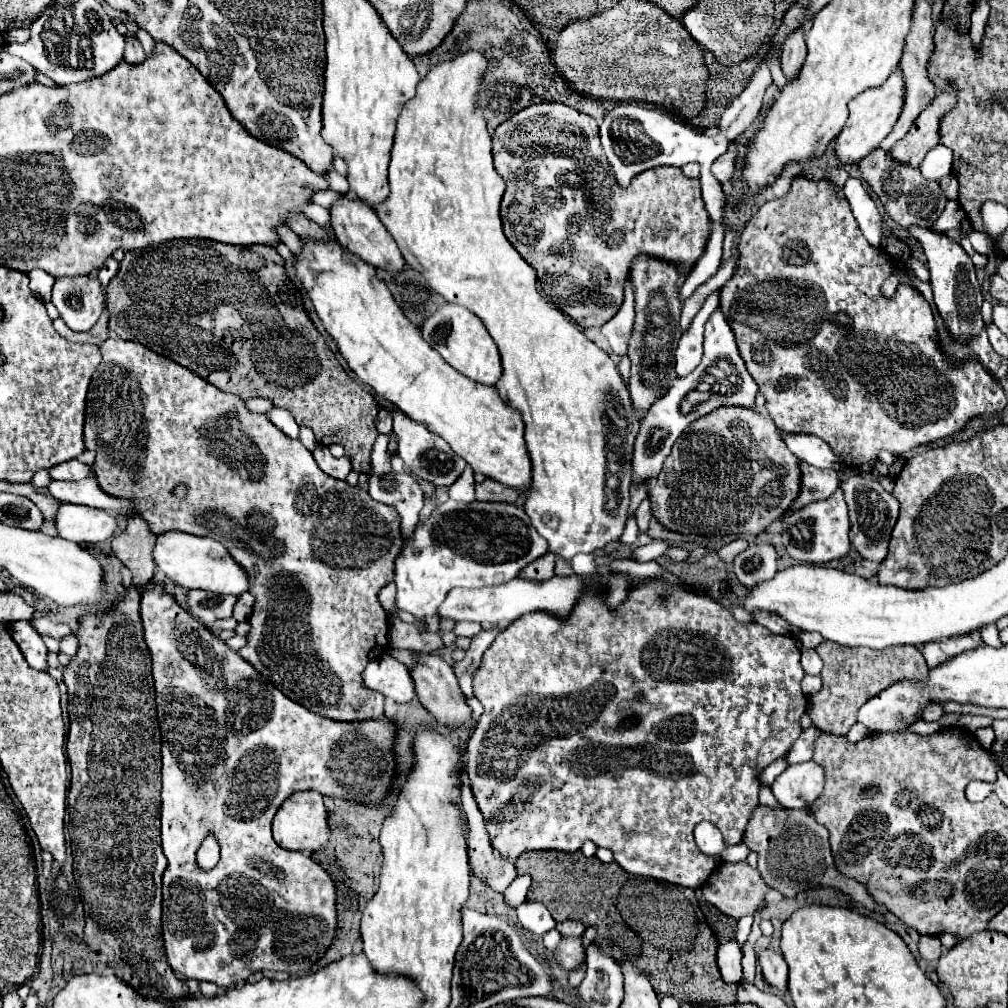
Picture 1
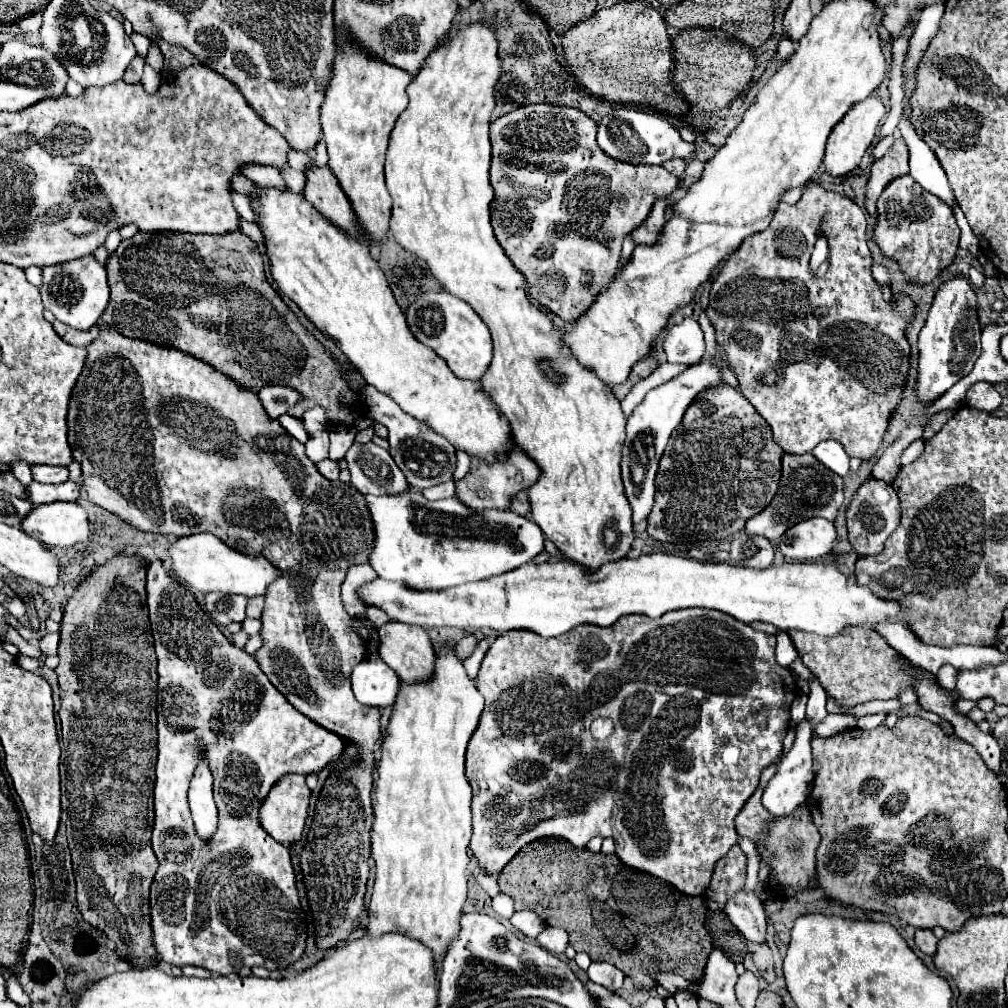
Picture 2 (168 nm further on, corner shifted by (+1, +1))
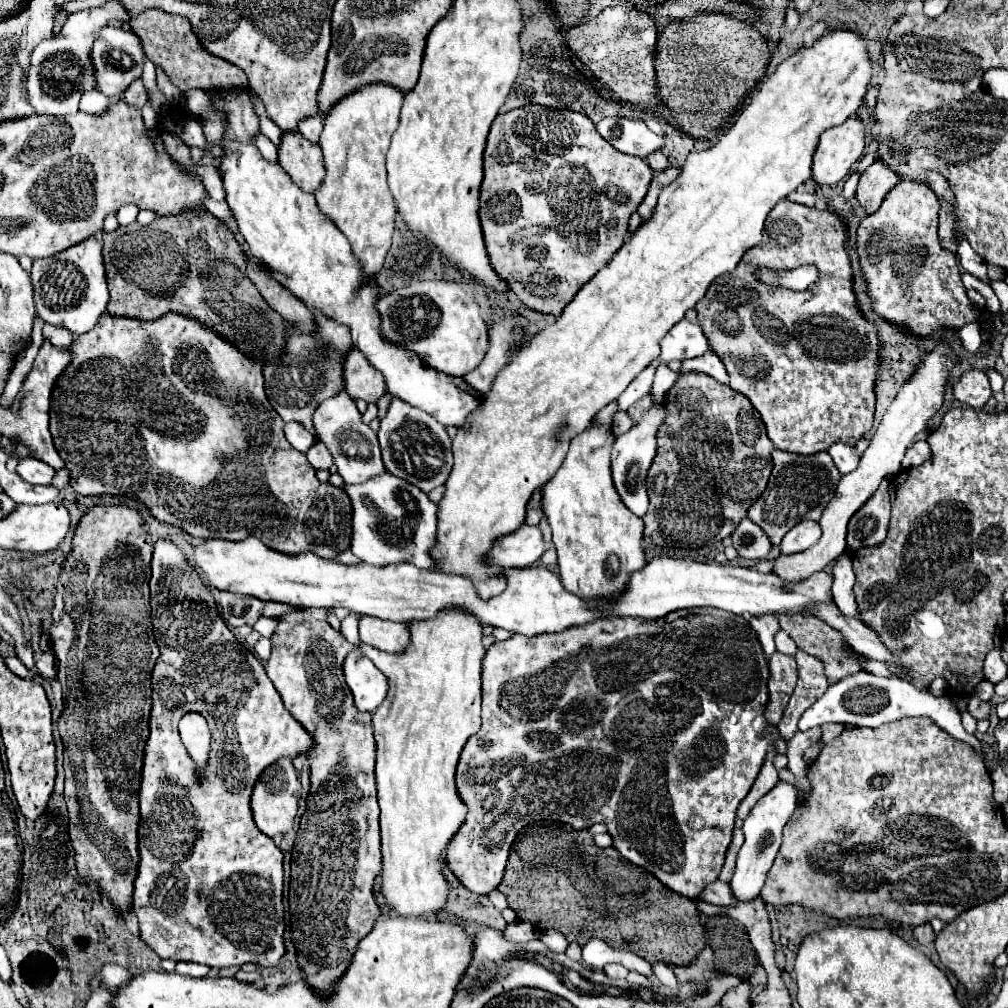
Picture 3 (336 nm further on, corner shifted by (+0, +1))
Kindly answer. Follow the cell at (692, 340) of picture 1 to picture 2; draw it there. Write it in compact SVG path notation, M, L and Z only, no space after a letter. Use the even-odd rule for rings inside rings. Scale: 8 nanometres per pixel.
M680 318L664 340L664 352L668 362L692 366L704 356L704 336L698 320Z

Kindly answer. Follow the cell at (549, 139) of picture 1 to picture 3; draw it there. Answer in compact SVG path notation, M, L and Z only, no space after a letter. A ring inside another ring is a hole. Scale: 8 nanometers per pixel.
M527 104L527 106L511 110L507 114L499 114L493 120L493 126L489 130L489 138L487 138L487 146L485 146L485 154L483 154L483 182L481 182L481 190L479 190L479 220L481 220L483 240L487 246L487 256L489 256L491 268L499 274L499 278L503 278L509 284L509 292L515 294L523 306L527 306L535 312L559 316L561 310L579 292L579 288L583 284L587 284L623 246L625 236L629 234L629 230L627 230L629 216L637 210L639 202L645 198L651 176L653 176L653 172L647 166L647 162L643 162L643 158L627 156L627 154L621 154L619 150L615 150L605 138L601 138L601 134L595 130L595 124L579 112L551 110L547 106Z

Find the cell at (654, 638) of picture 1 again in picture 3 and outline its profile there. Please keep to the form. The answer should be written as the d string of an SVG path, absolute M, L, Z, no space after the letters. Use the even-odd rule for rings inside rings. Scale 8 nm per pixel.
M675 610L675 614L667 614L667 618L657 620L613 616L599 618L583 626L571 626L555 634L537 634L531 638L513 634L505 642L495 642L487 650L481 668L483 724L481 730L467 740L455 772L459 796L463 798L469 812L463 826L455 832L455 838L451 838L451 842L447 844L447 868L467 890L475 894L489 894L499 886L511 844L515 842L519 830L527 824L535 820L557 820L571 824L573 828L589 828L601 822L607 826L607 832L613 836L613 846L623 858L627 858L635 866L649 870L673 892L695 900L709 882L717 880L721 872L727 846L731 844L735 810L751 790L763 766L765 754L771 748L777 748L779 754L785 752L785 740L779 736L779 730L773 728L763 716L769 700L767 678L769 666L755 630L745 618L739 618L737 614L727 614L723 610Z

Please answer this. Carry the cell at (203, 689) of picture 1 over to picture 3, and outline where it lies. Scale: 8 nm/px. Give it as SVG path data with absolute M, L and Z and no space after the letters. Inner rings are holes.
M159 538L155 542L155 550L153 550L153 560L151 560L151 602L155 602L155 618L153 618L153 630L155 630L155 642L159 646L159 658L157 658L157 666L153 668L151 674L151 714L149 714L149 738L147 738L147 750L145 750L145 758L143 758L143 770L141 770L141 784L139 784L139 870L137 870L137 878L135 878L135 886L133 886L133 904L131 910L139 920L139 932L141 932L141 940L145 944L149 944L155 954L159 958L169 958L169 960L183 960L183 962L199 962L199 964L207 964L211 968L225 968L225 966L241 966L245 962L253 962L259 966L275 966L281 956L285 954L285 946L283 946L283 932L285 932L285 922L283 922L283 852L273 844L273 840L269 836L265 836L261 830L257 830L255 822L253 822L253 814L251 814L251 790L259 778L259 774L273 764L275 760L287 756L287 758L295 758L301 752L309 752L309 748L313 746L313 740L309 738L307 730L285 710L281 696L277 694L273 682L269 680L269 676L265 674L263 664L255 658L255 654L251 654L243 644L239 644L239 640L233 636L233 632L227 628L227 624L223 622L223 618L219 618L219 614L211 614L211 610L203 610L203 606L195 606L195 602L179 602L179 598L171 598L171 594L167 594L167 590L163 590L163 574L167 574L167 570L187 570L189 560L185 558L183 550L173 544L169 538ZM187 712L199 712L211 730L211 744L209 744L209 760L205 766L205 772L201 778L197 778L195 774L195 762L191 760L191 756L187 754L177 724L181 720L183 714Z

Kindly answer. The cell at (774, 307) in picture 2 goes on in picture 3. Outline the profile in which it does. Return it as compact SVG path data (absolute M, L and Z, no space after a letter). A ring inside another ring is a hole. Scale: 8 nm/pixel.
M781 200L765 222L761 244L747 250L747 254L743 254L743 262L739 262L731 274L715 278L703 302L695 306L699 326L709 340L709 348L727 368L731 378L729 386L751 400L765 422L767 436L773 446L793 454L817 454L835 442L855 446L857 440L873 426L873 388L879 376L879 340L875 324L867 322L857 310L843 230L845 220L837 214ZM801 264L813 264L819 270L815 286L805 292L773 288L757 282L753 276L759 266L793 270Z

